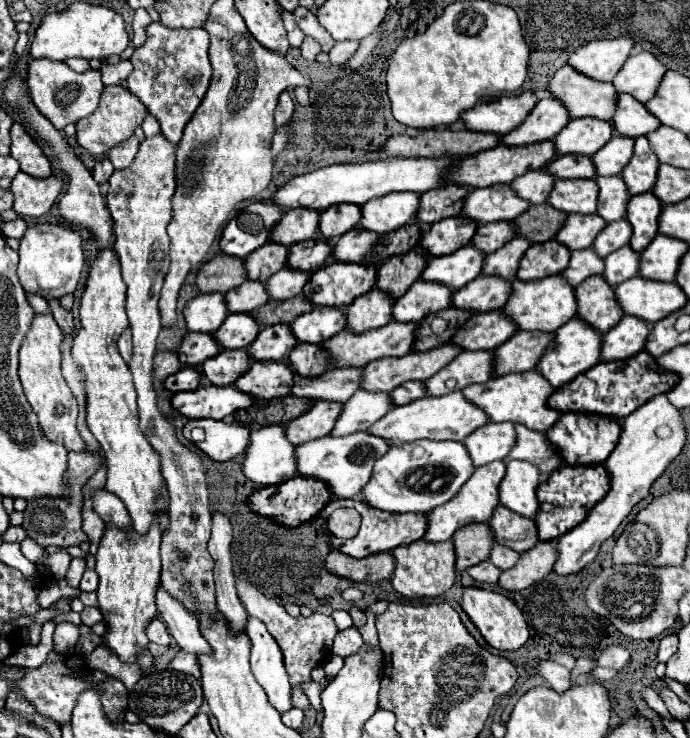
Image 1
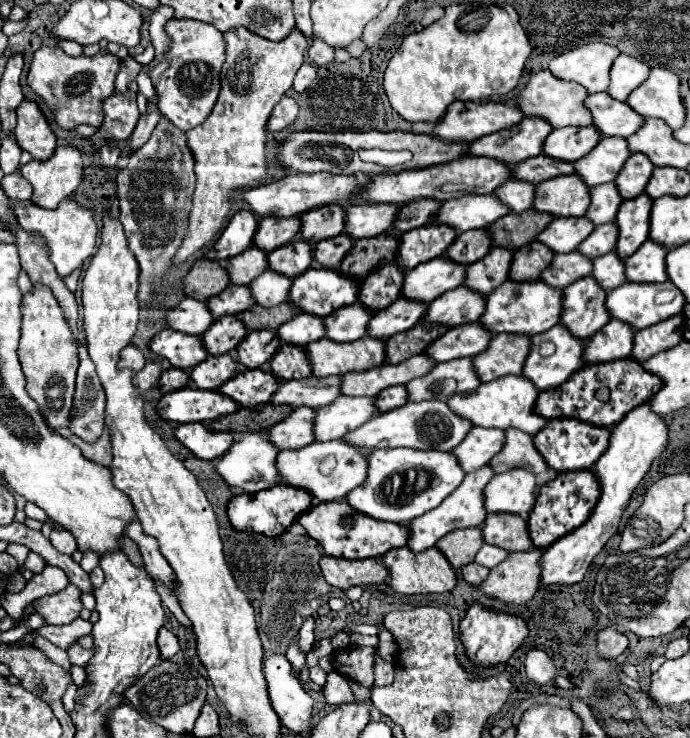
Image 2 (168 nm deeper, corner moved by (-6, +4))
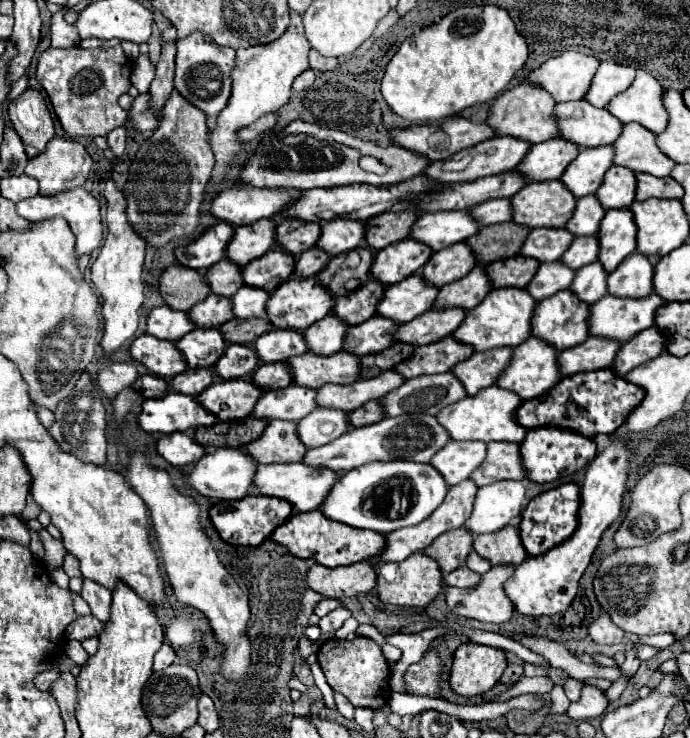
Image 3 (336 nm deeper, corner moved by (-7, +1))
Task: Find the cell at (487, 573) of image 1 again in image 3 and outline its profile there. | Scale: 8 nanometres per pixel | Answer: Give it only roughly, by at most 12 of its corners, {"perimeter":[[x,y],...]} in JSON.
{"perimeter":[[468,567],[444,575],[446,585],[468,589],[480,575]]}

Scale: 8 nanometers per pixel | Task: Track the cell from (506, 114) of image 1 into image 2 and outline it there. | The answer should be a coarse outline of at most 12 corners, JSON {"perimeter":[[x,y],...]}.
{"perimeter":[[455,102],[435,128],[443,140],[477,140],[523,120],[501,102]]}

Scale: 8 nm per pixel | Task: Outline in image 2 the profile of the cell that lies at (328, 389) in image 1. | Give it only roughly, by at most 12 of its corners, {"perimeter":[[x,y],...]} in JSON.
{"perimeter":[[341,376],[287,380],[273,404],[321,408],[339,398]]}

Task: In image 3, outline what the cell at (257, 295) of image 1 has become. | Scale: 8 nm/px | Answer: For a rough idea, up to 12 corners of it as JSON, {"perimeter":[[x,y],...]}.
{"perimeter":[[208,295],[188,313],[196,327],[216,329],[232,319],[228,297]]}

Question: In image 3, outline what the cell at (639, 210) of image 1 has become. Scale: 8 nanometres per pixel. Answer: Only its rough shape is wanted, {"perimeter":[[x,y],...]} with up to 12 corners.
{"perimeter":[[628,209],[600,221],[598,261],[612,273],[636,249]]}

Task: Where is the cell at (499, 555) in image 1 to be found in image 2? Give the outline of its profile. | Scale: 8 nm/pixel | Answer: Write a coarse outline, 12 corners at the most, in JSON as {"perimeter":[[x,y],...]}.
{"perimeter":[[483,544],[475,562],[495,568],[507,558],[507,552]]}

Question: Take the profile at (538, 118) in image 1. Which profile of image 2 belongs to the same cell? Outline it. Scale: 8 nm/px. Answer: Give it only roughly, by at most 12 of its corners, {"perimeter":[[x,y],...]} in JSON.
{"perimeter":[[527,116],[471,142],[469,154],[519,164],[543,152],[553,128]]}

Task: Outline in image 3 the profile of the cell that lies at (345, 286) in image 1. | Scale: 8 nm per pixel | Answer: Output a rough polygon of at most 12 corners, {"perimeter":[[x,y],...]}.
{"perimeter":[[314,277],[288,279],[266,303],[276,329],[304,331],[332,313]]}

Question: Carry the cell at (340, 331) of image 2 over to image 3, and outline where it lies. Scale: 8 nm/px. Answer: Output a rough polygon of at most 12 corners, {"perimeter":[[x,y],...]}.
{"perimeter":[[330,313],[304,331],[310,353],[342,349],[344,323]]}

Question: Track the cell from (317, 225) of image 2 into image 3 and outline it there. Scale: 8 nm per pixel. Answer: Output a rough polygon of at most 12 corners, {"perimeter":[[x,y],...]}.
{"perimeter":[[286,219],[276,245],[298,257],[320,237],[318,223]]}

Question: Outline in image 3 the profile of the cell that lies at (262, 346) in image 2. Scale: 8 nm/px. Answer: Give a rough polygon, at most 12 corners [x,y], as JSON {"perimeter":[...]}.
{"perimeter":[[228,345],[212,367],[220,379],[240,379],[258,367],[248,345]]}

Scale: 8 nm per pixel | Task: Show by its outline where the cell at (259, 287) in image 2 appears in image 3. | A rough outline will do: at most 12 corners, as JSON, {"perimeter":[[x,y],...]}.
{"perimeter":[[240,287],[230,297],[238,319],[266,317],[268,293]]}

